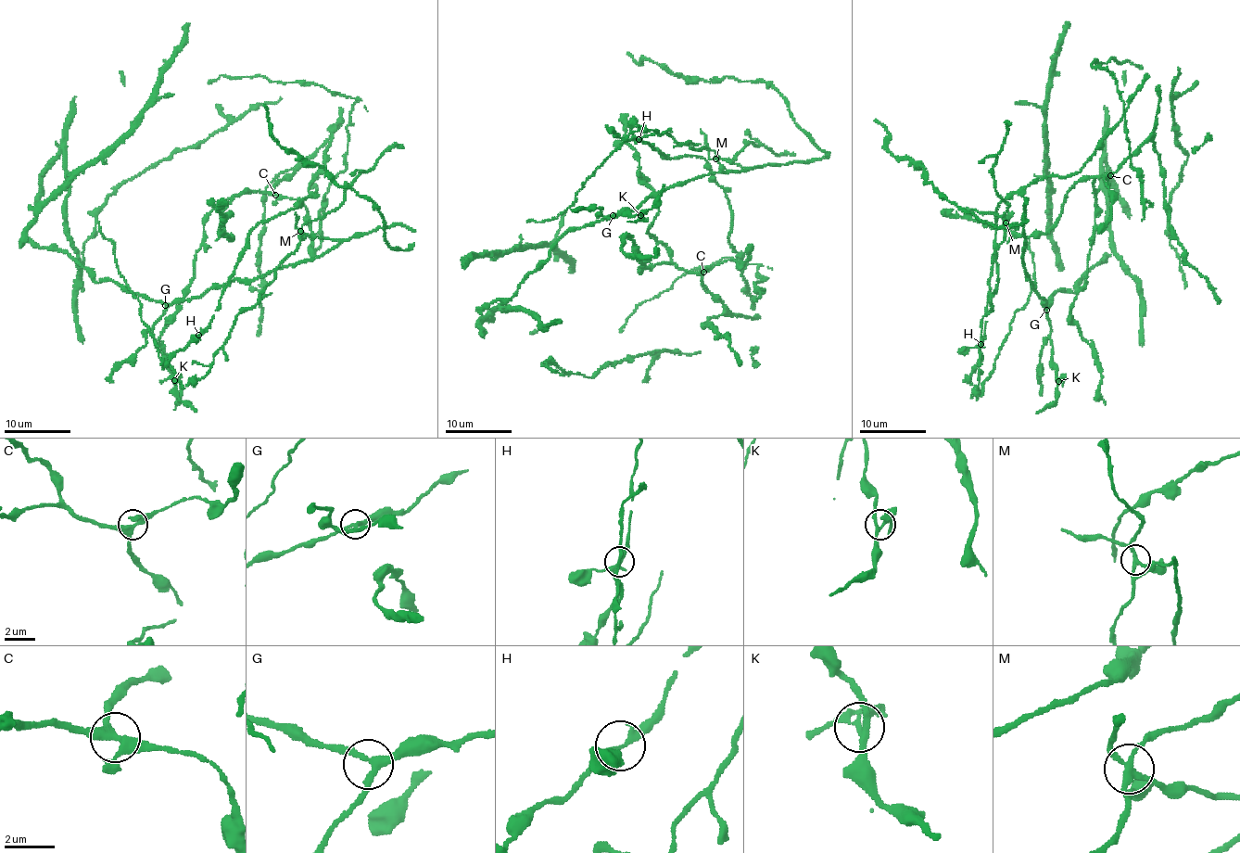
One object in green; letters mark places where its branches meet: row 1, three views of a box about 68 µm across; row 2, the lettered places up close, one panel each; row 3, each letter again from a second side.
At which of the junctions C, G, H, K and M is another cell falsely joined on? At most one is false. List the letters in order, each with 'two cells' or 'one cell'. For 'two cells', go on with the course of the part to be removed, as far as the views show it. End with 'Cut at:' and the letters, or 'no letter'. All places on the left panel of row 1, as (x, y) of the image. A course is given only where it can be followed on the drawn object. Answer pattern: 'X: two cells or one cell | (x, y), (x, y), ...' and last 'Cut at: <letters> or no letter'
C: one cell
G: one cell
H: one cell
K: one cell
M: two cells
Cut at: M

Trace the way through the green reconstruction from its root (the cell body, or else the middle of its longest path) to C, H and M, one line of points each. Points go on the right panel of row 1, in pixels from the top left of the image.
C: (1024, 232), (993, 212), (998, 205), (1034, 180), (1077, 173), (1147, 78), (1159, 97), (1152, 135), (1110, 175)
H: (1024, 232), (1023, 224), (1006, 224), (1005, 221), (993, 212), (997, 205), (991, 289), (980, 343)
M: (1024, 232), (1021, 223), (1005, 223)

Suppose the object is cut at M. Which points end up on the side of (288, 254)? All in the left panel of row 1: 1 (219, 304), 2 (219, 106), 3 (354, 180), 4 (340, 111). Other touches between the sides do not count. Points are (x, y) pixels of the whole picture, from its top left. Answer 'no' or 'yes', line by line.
1: no
2: no
3: yes
4: no

